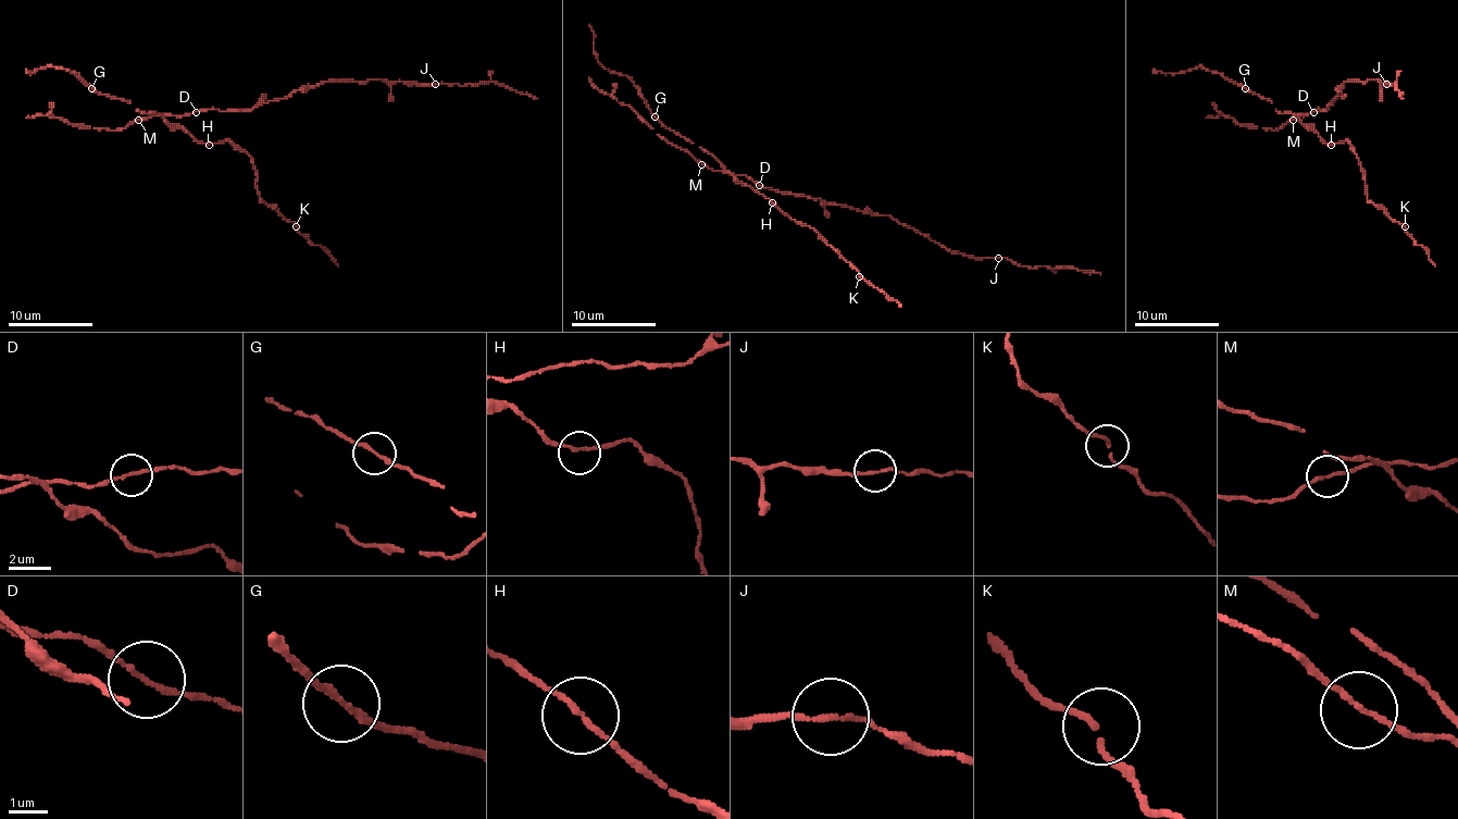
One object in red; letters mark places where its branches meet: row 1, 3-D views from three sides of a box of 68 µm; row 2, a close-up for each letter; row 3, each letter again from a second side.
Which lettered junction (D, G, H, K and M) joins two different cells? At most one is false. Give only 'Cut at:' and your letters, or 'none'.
Cut at: none

